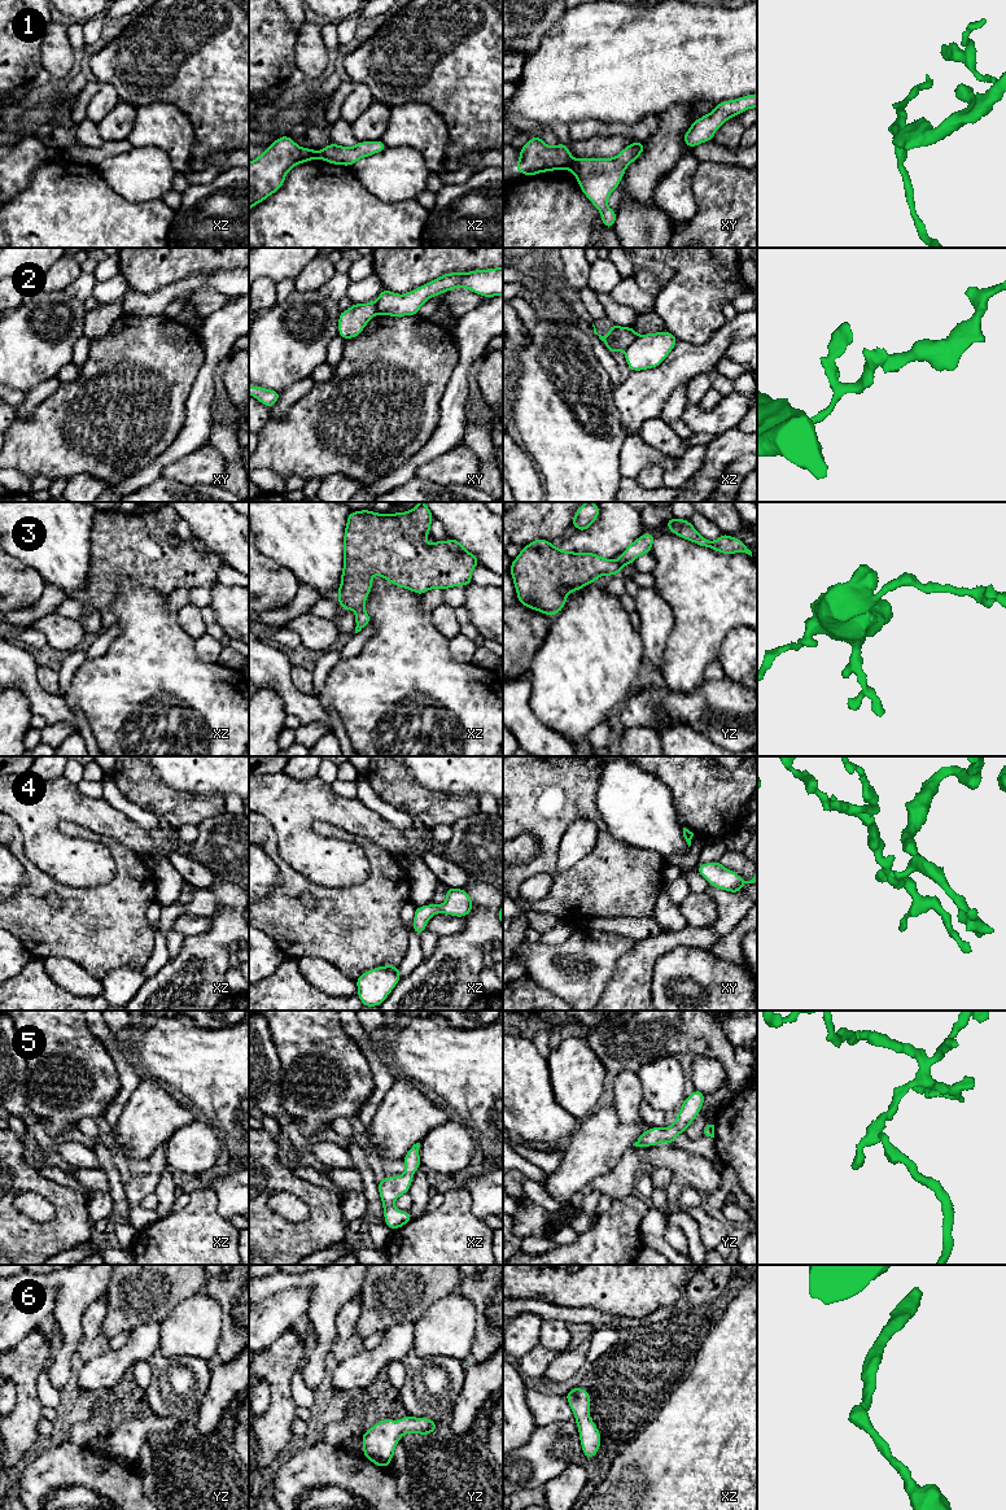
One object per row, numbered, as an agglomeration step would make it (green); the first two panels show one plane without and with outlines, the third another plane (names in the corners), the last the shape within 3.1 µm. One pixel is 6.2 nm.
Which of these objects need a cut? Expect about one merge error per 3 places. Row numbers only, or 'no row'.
1, 2

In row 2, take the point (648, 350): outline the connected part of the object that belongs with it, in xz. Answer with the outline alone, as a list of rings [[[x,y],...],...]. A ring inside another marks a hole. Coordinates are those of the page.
[[[668,332],[638,335],[625,349],[625,359],[630,371],[657,367],[669,355],[678,339]]]

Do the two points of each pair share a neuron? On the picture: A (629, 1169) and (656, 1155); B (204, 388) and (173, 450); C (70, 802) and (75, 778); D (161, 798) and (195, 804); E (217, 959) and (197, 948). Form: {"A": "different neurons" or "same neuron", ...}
{"A": "same neuron", "B": "same neuron", "C": "different neurons", "D": "same neuron", "E": "same neuron"}

